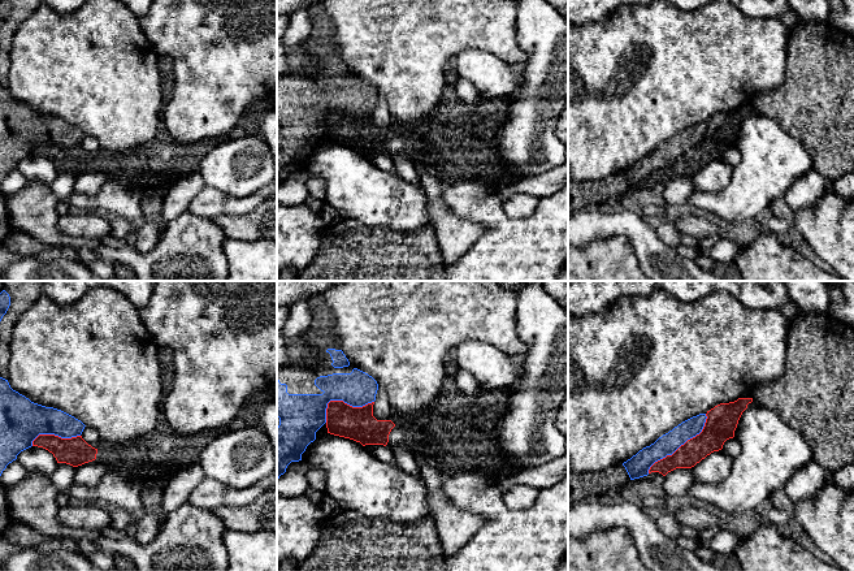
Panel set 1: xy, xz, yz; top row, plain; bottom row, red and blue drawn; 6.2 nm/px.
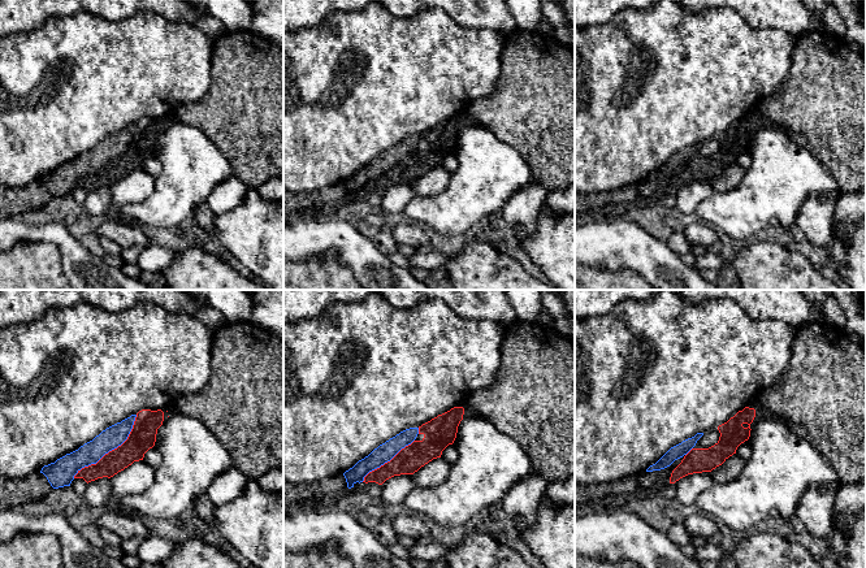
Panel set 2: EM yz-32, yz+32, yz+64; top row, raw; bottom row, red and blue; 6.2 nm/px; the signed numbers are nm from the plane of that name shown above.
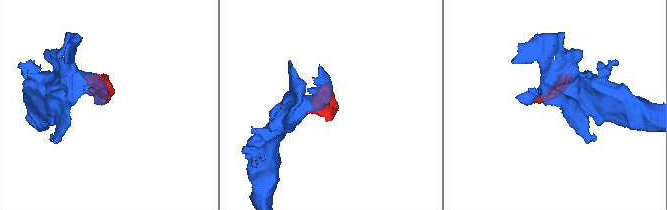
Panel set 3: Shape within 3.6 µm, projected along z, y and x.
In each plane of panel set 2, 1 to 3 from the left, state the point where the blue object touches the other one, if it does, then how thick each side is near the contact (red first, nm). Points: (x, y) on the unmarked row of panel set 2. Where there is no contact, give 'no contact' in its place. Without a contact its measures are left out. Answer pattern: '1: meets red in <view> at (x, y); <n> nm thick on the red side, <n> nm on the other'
1: meets red in yz-32 at (112, 159); 160 nm thick on the red side, 140 nm on the other
2: meets red in yz+32 at (388, 170); 160 nm thick on the red side, 110 nm on the other
3: meets red in yz+64 at (689, 160); 160 nm thick on the red side, 90 nm on the other

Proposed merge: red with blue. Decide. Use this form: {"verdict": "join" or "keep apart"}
{"verdict": "join"}

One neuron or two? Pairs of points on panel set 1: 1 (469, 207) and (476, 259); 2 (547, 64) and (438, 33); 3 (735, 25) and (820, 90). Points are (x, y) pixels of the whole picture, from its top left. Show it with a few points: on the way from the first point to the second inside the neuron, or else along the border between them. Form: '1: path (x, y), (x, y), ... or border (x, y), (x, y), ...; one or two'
1: path (484, 215), (497, 228), (497, 238), (490, 245); one
2: border (516, 29), (516, 42), (525, 53), (523, 64); two
3: border (789, 34), (785, 76), (768, 90); two

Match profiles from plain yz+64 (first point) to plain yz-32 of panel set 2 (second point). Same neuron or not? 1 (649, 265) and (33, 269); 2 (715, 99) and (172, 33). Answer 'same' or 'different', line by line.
1: different
2: same

